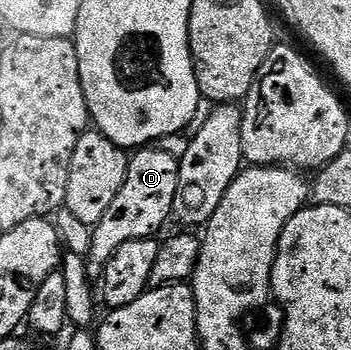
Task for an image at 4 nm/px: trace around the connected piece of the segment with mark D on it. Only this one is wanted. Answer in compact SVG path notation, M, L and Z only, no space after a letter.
M163 147L140 148L128 160L125 183L121 183L117 199L113 199L109 211L105 211L105 219L93 226L89 254L92 266L105 267L117 251L117 247L122 247L133 239L159 235L163 224L176 212L179 201L179 157L159 148Z

